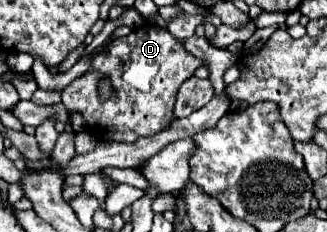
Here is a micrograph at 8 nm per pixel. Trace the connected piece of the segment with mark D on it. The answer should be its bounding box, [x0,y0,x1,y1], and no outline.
[62,22,204,142]

